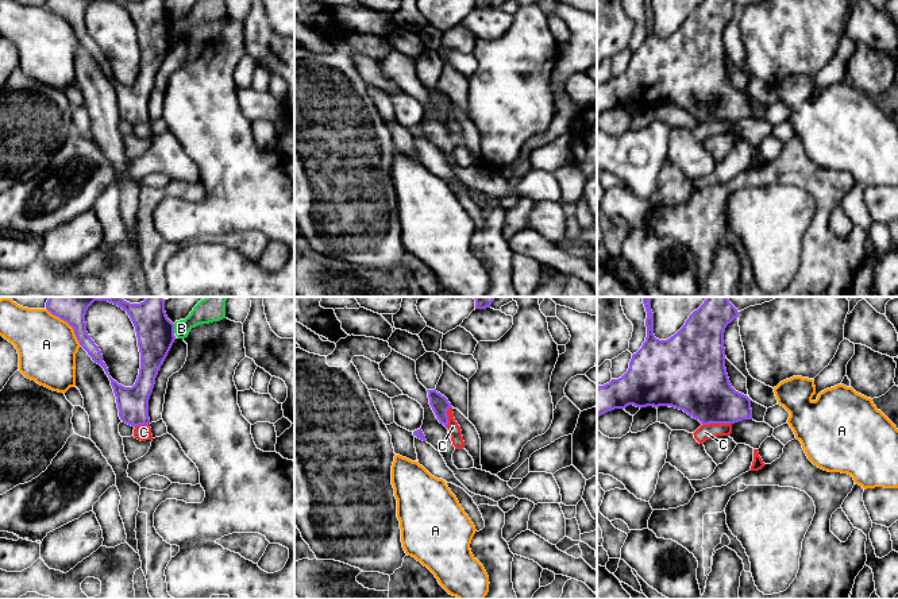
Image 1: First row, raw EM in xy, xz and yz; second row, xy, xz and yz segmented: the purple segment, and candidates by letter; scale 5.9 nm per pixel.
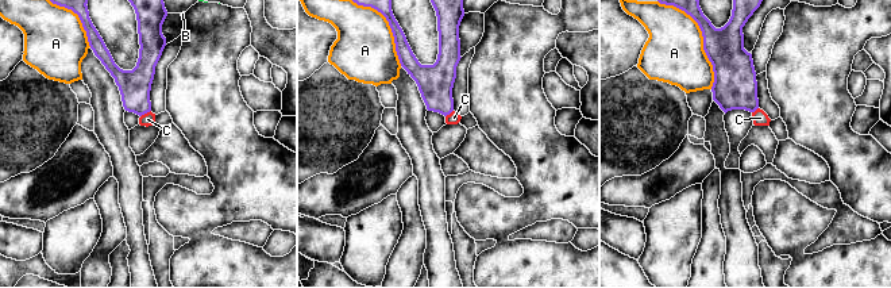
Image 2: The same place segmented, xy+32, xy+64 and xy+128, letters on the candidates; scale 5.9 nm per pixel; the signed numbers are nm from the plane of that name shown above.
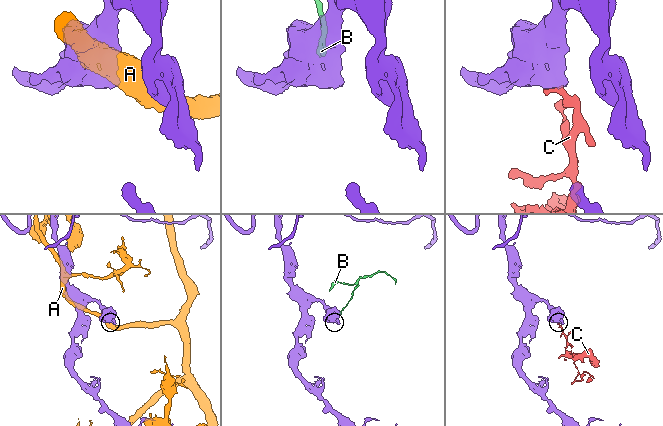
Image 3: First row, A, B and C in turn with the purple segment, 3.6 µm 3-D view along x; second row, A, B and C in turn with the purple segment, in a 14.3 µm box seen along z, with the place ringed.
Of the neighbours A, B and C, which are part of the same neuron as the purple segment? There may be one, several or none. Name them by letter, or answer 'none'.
none

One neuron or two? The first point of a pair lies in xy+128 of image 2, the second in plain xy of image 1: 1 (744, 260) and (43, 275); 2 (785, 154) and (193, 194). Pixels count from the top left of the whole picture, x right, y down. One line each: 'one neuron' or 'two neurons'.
1: two neurons
2: two neurons

